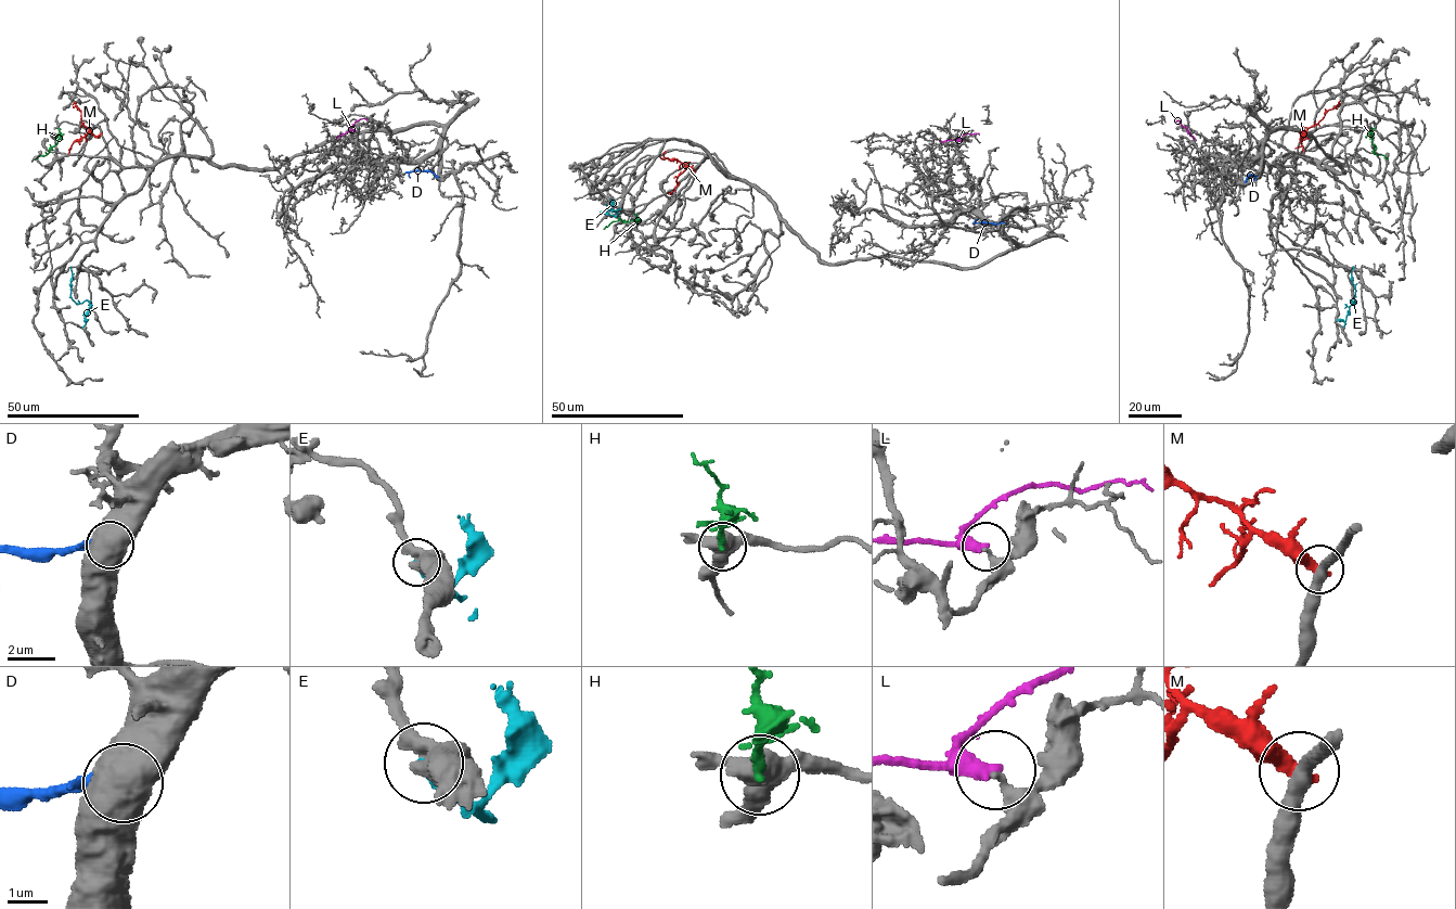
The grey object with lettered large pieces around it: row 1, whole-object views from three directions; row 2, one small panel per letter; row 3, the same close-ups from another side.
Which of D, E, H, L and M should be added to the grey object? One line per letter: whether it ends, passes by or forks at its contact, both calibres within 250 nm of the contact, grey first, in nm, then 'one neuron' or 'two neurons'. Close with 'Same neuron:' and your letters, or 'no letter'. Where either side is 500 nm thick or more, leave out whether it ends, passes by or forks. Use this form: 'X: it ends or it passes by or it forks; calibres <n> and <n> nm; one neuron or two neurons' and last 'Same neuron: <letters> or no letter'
D: calibres 950 and 360 nm; two neurons
E: it ends; calibres 460 and 180 nm; two neurons
H: it ends; calibres 460 and 200 nm; two neurons
L: it ends; calibres 260 and 360 nm; two neurons
M: it ends; calibres 360 and 360 nm; two neurons
Same neuron: no letter

